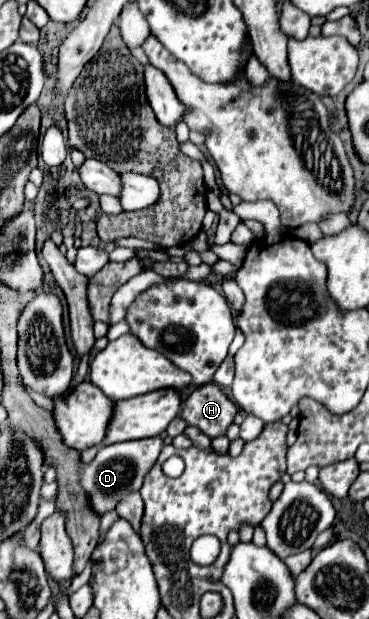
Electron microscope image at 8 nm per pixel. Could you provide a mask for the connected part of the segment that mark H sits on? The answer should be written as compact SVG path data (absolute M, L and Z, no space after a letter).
M209 382L193 390L183 402L181 418L187 426L197 426L213 440L227 434L227 428L233 424L237 412L239 408L233 400L215 382Z

